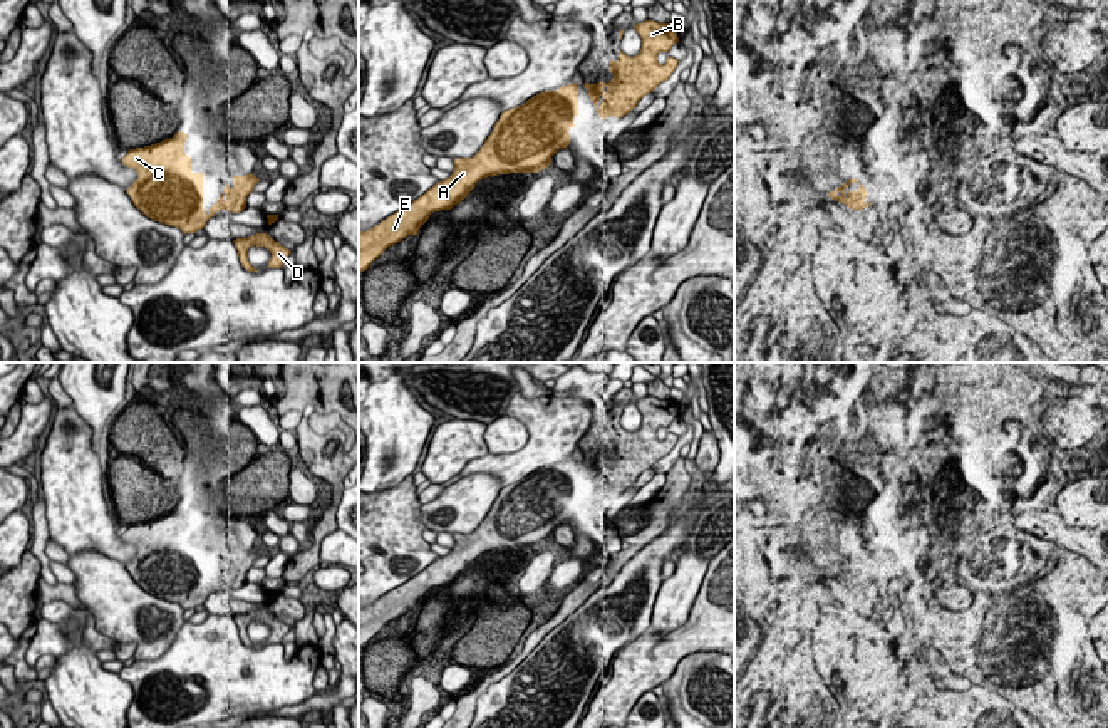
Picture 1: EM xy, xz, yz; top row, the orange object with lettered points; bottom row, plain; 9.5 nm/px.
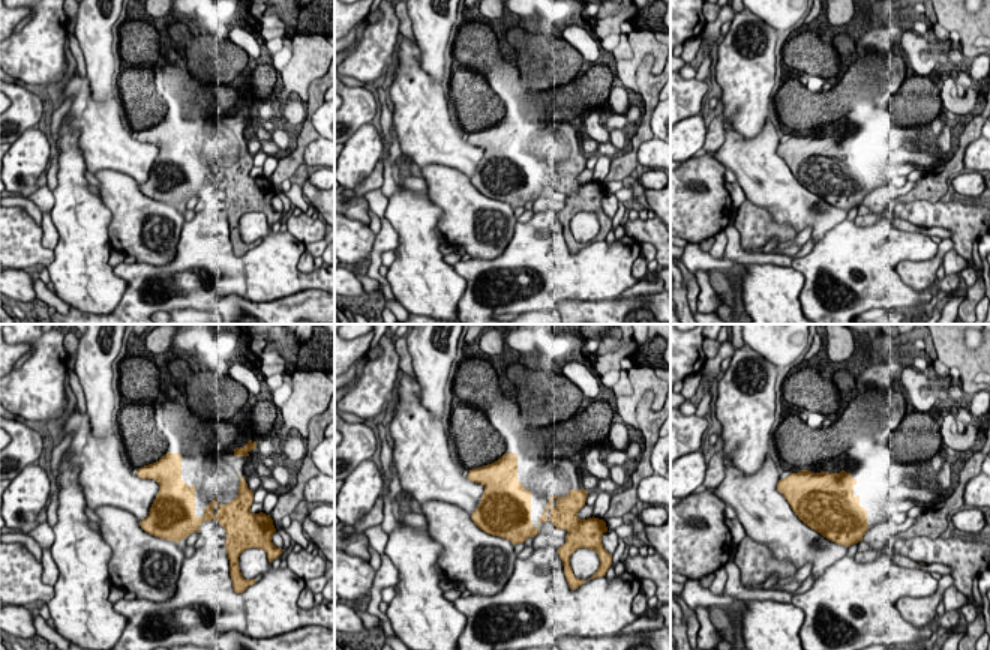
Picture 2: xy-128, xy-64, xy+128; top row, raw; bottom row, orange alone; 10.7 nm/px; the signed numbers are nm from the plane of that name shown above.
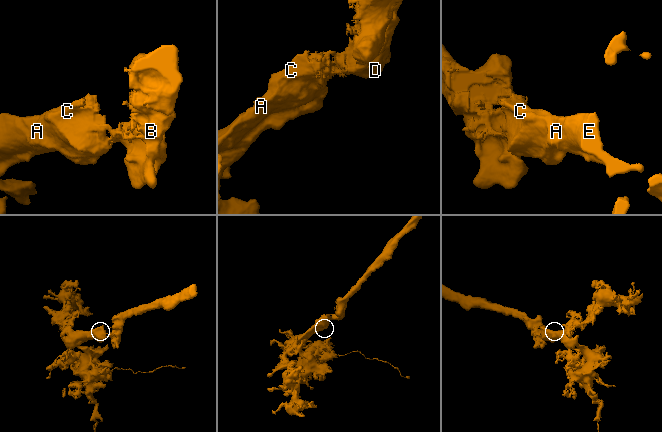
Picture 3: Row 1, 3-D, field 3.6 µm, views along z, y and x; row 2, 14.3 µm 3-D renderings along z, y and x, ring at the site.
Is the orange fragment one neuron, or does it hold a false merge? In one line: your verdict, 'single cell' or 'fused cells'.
single cell

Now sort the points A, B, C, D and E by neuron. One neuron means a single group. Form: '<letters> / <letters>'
A B C D E

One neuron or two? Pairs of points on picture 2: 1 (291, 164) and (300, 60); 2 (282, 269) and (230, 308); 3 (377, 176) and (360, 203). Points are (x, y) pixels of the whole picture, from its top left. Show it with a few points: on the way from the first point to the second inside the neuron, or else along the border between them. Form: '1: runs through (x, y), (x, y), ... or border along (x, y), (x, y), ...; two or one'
1: runs through (303, 138), (309, 119), (309, 86); one
2: border along (278, 297), (248, 300), (225, 294), (213, 308); two
3: runs through (371, 182), (360, 192), (360, 197); one

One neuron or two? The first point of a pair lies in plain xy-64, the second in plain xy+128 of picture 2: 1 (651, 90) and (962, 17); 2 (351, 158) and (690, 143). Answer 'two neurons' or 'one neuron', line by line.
1: one neuron
2: one neuron

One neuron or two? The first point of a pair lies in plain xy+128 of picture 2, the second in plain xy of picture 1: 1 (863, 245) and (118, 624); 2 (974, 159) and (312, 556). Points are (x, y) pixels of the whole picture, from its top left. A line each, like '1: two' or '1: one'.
1: two
2: two

